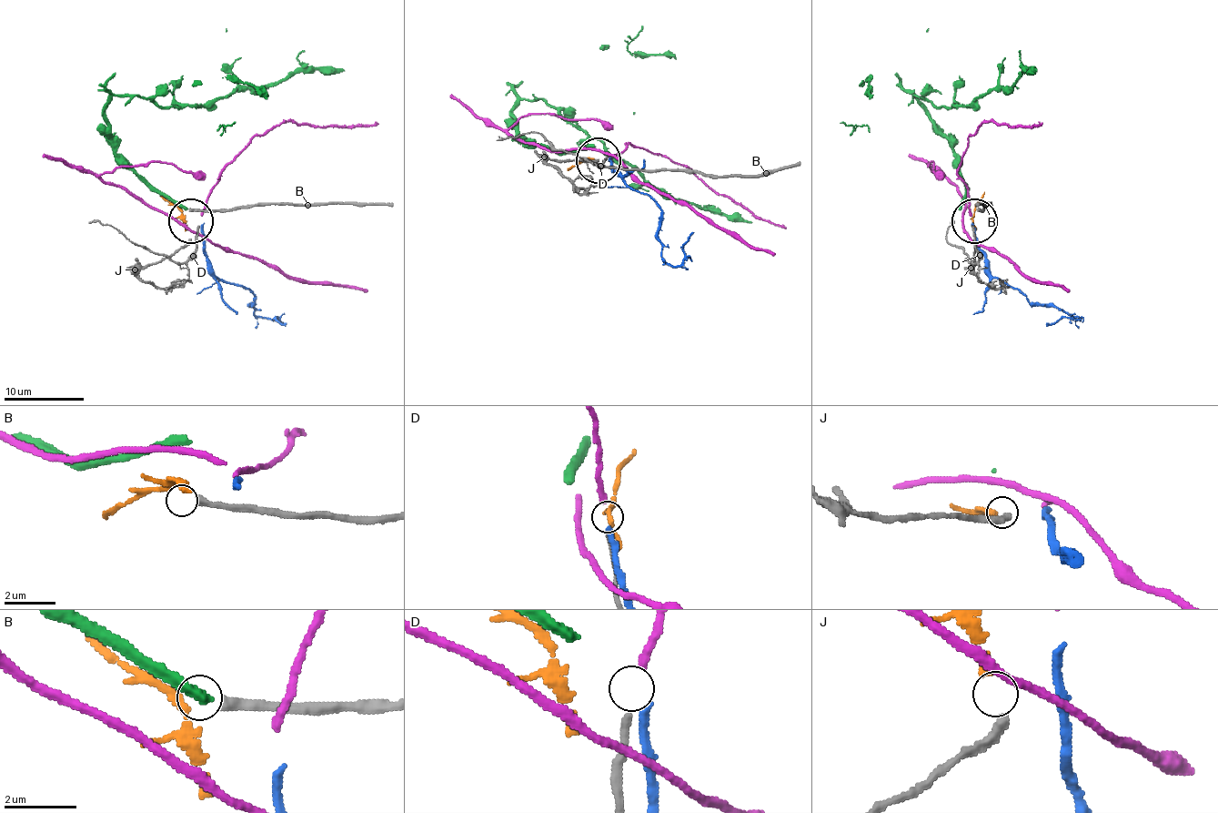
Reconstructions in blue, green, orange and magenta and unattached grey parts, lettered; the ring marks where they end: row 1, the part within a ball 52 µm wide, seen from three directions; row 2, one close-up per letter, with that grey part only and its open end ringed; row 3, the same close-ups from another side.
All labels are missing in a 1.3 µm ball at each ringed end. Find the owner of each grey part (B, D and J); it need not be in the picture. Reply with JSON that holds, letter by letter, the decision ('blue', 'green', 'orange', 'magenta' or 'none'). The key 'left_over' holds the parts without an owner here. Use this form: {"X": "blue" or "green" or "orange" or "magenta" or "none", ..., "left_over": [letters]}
{"B": "none", "D": "magenta", "J": "orange", "left_over": ["B"]}

